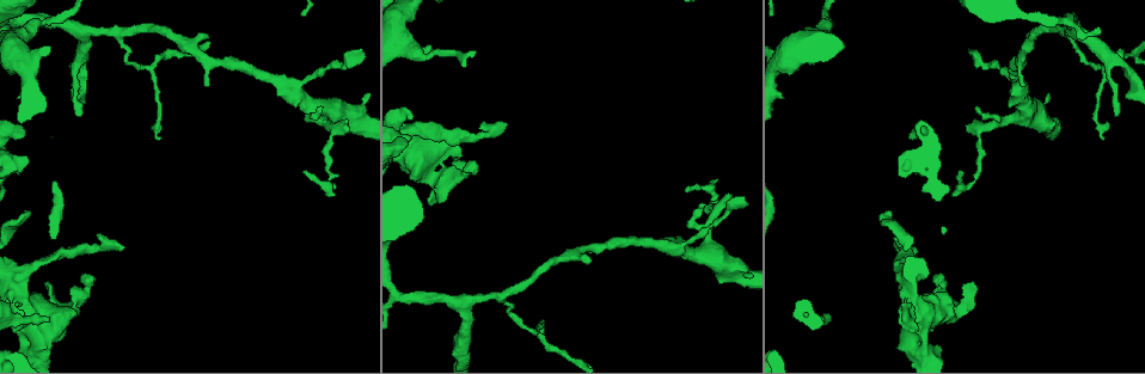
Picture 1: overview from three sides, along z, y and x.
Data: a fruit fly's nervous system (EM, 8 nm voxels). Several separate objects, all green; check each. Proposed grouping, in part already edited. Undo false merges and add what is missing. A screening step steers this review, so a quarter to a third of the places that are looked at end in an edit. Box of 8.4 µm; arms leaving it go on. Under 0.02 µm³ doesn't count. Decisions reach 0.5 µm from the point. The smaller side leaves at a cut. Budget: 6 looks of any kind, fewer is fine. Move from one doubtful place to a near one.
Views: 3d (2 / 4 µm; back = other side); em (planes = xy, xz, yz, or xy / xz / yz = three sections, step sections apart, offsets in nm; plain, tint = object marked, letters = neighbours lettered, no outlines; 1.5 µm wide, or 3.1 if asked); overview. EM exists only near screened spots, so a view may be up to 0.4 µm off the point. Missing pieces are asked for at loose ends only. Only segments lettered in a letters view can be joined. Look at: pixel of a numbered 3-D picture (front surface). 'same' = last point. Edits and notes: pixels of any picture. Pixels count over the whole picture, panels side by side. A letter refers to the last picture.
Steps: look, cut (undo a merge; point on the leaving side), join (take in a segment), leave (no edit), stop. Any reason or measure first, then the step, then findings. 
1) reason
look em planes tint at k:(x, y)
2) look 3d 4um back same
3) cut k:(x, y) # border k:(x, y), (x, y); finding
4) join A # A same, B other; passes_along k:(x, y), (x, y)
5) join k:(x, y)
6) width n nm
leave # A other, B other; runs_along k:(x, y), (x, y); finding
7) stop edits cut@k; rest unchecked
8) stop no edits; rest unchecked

free end
look em xy step 8 tint at 1:(1117, 114)

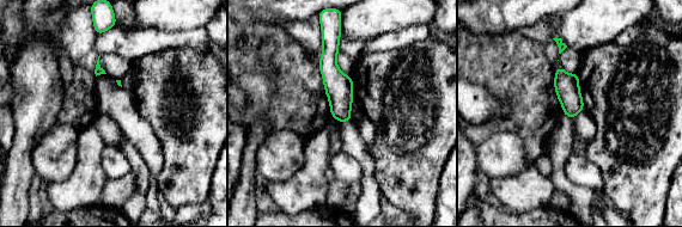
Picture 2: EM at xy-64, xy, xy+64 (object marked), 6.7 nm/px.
cut it another way
look em planes letters same

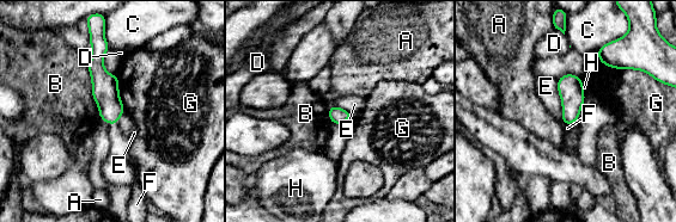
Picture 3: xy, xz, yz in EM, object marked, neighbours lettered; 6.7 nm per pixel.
width 110 nm
join F # A other, B other, C other, D other, E other, F same, G other, H other; passes_along 3:(104, 87), (113, 123), (120, 148); the cell continues

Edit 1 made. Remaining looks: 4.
look overview

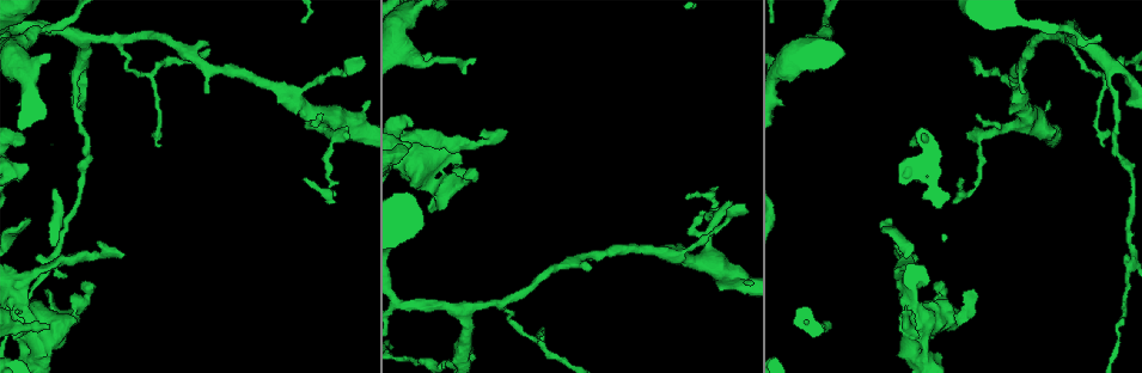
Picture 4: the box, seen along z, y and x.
look em planes letters at 4:(501, 304)

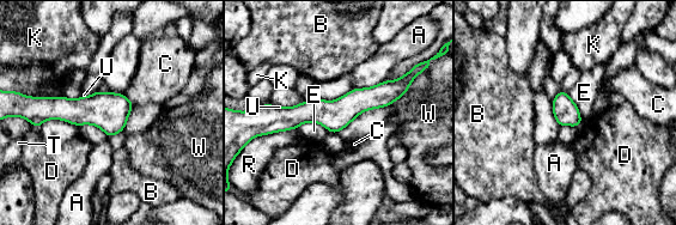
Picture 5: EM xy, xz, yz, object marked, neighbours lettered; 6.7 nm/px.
leave # A other, B other, C other, D other, E other, K other, R other, T other, U other, W other; border 5:(123, 93), (133, 104); continuous, no second cell

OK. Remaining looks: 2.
look 3d 4um at 4:(933, 285)

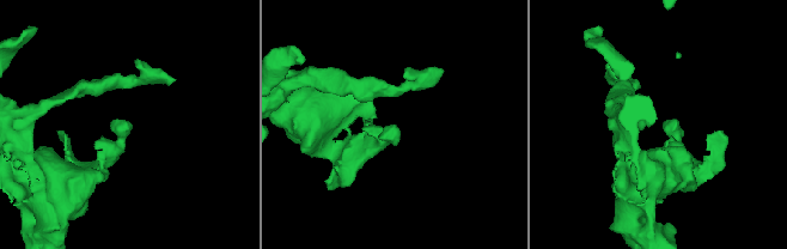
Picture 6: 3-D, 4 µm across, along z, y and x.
look em xy step 8 letters at 6:(665, 122)

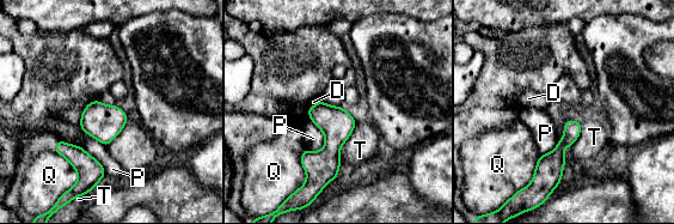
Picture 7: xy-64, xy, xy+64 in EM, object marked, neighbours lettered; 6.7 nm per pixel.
leave # D other, P other, Q other, T other; no lettered segment goes on from it

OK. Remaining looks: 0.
stop edits join@3; rest unchecked

